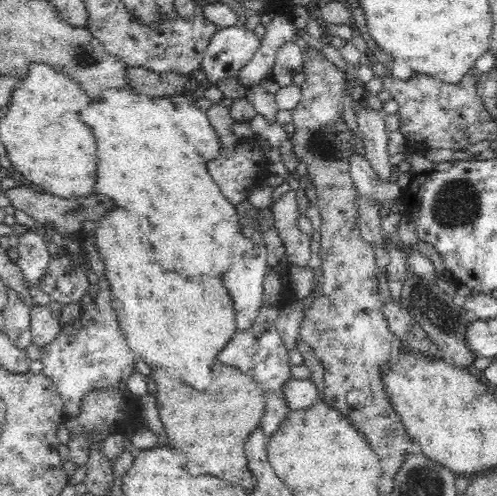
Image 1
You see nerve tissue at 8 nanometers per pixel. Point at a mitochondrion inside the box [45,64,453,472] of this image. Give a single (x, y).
(324, 143)

